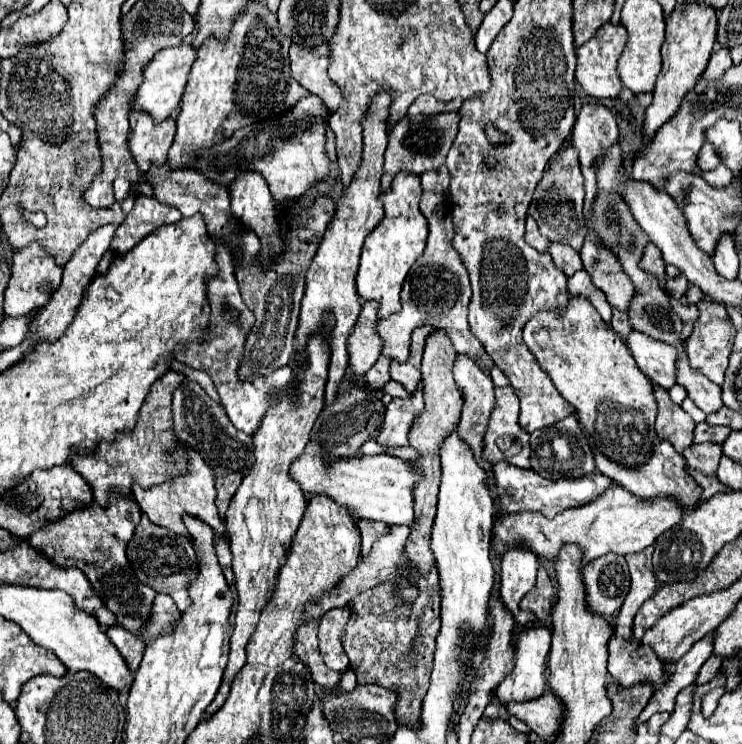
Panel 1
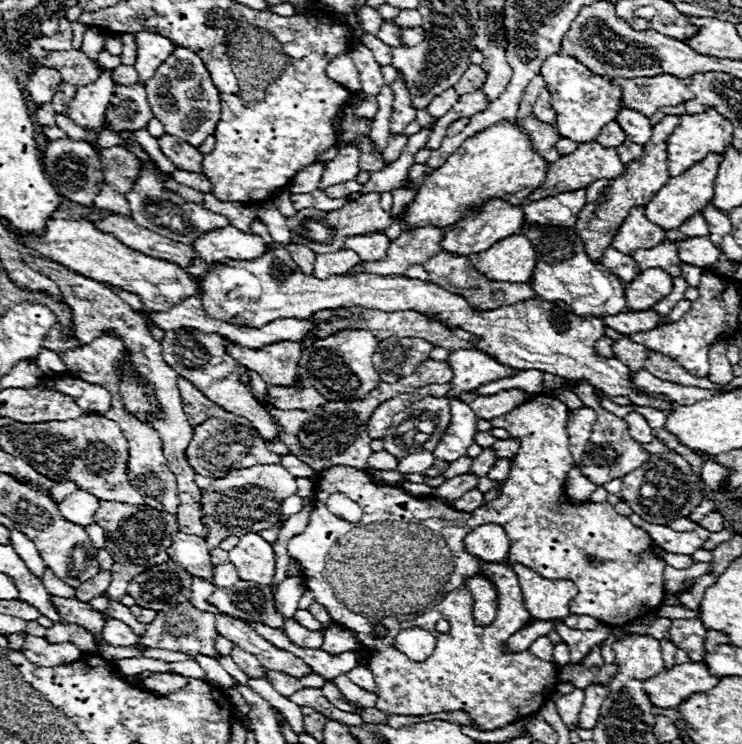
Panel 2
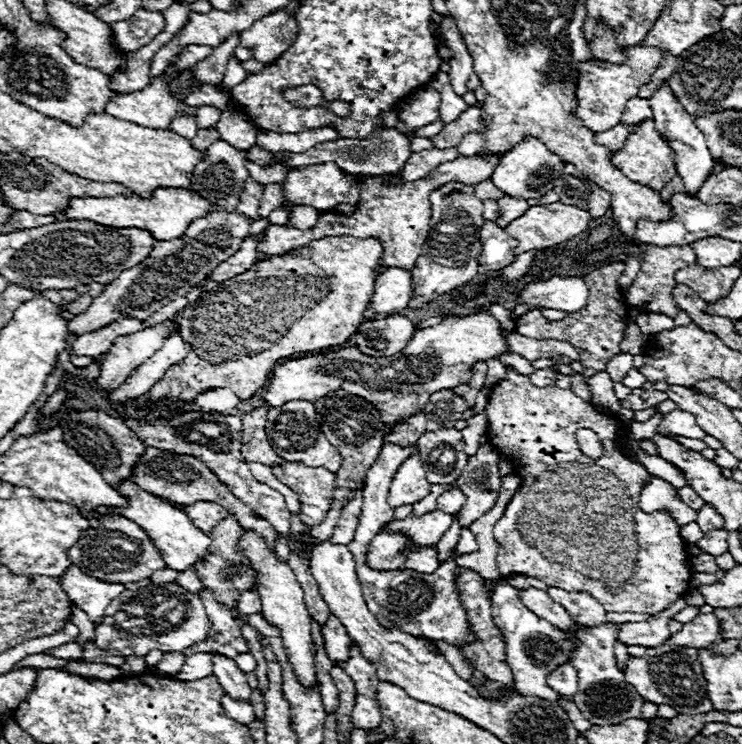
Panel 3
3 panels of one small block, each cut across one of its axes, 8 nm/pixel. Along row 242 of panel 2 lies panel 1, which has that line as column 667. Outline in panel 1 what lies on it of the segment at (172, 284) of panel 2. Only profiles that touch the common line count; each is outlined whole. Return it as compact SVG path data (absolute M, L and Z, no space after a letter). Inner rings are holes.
M690 2L690 4L678 4L672 16L666 20L666 40L662 44L662 70L656 80L656 90L654 90L654 100L646 110L646 120L642 128L642 148L650 144L654 134L664 126L680 108L684 96L696 86L700 74L708 66L712 48L714 48L714 38L716 38L716 28L718 28L718 14L706 4L700 2Z

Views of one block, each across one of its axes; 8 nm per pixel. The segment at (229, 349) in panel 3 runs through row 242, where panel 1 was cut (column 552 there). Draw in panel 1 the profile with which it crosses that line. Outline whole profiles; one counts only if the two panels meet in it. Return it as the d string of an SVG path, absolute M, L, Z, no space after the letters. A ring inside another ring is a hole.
M572 296L562 314L556 314L554 310L538 312L524 326L524 342L536 356L540 368L544 368L544 372L550 376L558 392L576 408L582 428L600 452L624 466L638 466L648 460L652 454L652 442L658 438L654 430L656 400L652 396L652 382L636 366L626 342L606 326L606 322L584 296Z

